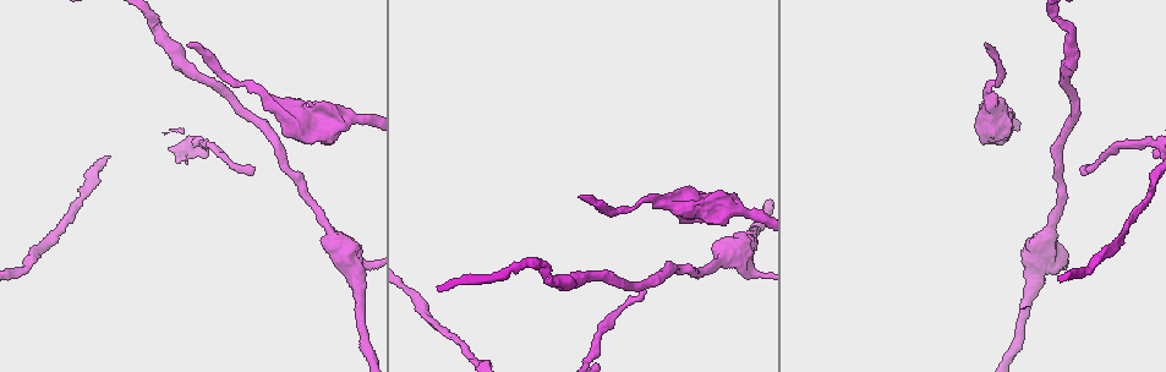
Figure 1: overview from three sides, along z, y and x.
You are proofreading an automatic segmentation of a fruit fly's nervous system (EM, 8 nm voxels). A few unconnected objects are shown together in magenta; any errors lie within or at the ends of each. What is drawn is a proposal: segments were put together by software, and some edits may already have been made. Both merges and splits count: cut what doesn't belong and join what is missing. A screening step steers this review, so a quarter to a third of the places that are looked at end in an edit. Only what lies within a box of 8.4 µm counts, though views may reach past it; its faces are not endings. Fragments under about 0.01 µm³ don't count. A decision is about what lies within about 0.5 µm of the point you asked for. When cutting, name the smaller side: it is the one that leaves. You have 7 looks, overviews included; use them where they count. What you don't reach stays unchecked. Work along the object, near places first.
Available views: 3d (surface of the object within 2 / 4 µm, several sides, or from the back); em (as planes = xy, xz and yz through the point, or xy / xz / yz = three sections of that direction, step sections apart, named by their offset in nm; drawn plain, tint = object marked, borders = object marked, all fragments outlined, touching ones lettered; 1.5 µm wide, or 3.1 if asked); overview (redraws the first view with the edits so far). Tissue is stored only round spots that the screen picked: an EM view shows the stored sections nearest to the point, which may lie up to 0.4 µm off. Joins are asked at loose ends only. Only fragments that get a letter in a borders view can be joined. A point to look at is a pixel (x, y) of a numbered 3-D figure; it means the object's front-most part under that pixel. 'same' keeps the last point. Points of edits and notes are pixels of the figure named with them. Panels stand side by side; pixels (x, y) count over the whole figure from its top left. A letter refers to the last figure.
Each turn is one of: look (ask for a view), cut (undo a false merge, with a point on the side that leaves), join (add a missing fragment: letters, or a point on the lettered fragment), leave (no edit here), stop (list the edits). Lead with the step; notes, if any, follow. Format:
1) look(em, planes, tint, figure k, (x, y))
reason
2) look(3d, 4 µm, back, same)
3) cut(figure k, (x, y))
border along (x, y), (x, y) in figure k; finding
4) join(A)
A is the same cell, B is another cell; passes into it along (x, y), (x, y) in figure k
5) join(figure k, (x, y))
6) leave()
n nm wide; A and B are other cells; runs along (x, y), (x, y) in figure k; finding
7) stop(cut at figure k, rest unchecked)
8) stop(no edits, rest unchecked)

look(em, planes, borders, figure 1, (578, 197))
long arm stops here

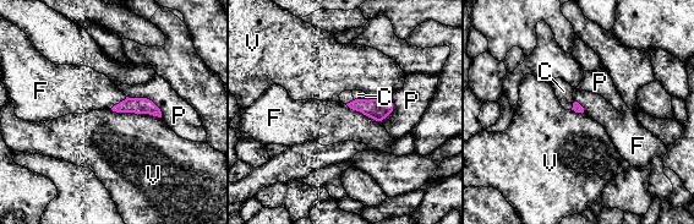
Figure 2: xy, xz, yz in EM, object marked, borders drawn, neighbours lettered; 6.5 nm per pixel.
join(figure 2, (358, 94))
C is the same cell, F, P and V are other cells; passes into it along (377, 109), (359, 99), (358, 94) in figure 2; it goes on there

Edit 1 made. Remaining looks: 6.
look(em, planes, borders, figure 1, (1064, 26))
a narrow waist

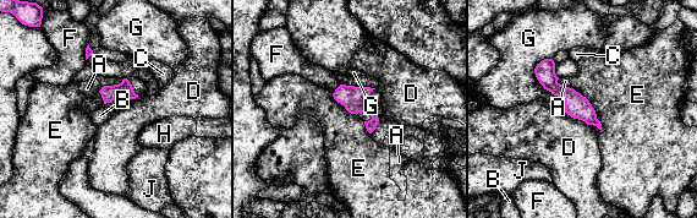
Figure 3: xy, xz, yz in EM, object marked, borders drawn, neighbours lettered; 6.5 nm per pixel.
leave()
A, B, C, D, E, F, G, H and J are other cells; continuous, no second cell

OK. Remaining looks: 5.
stop(join at figure 2, rest unchecked)

